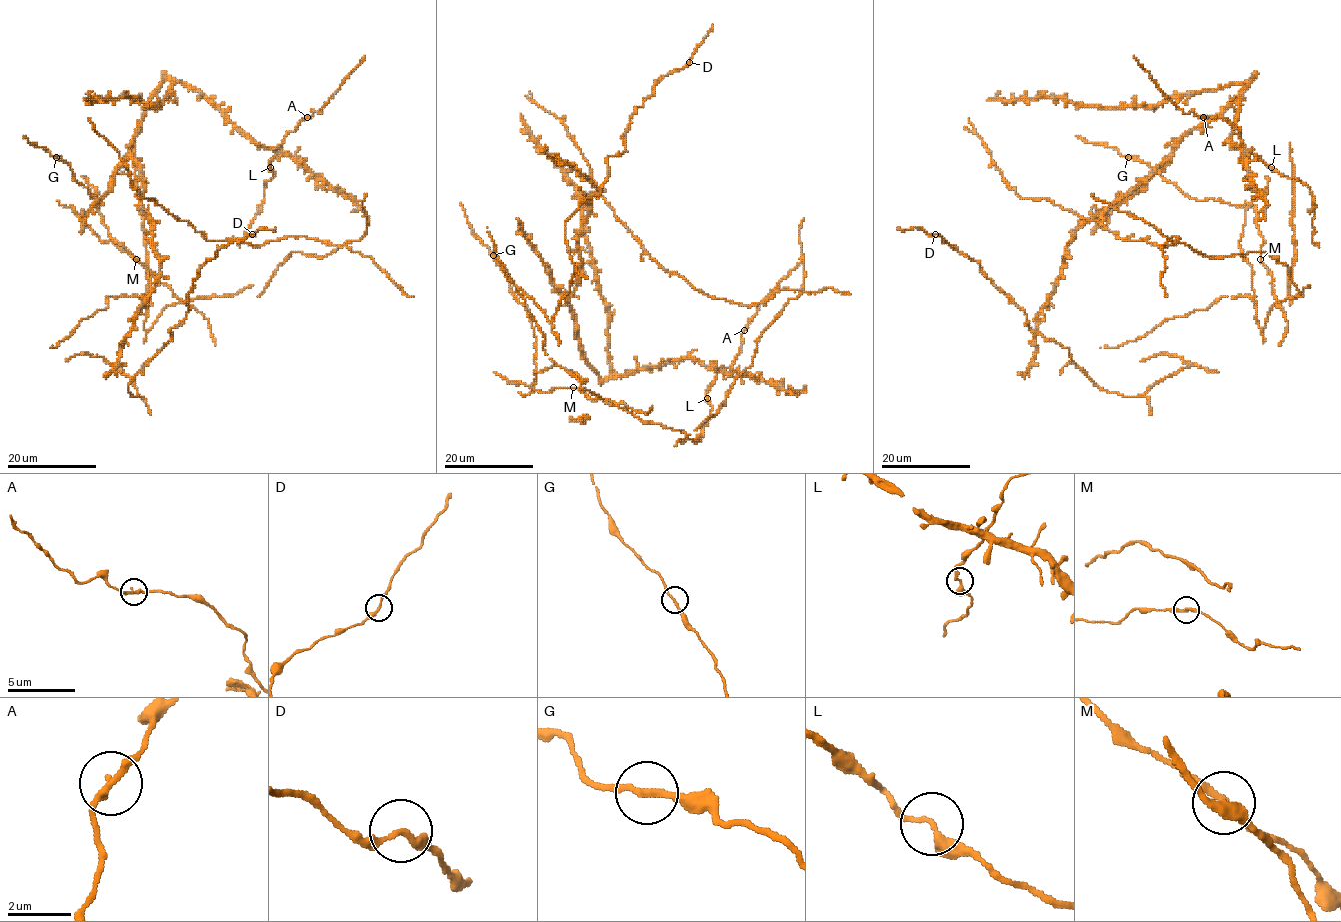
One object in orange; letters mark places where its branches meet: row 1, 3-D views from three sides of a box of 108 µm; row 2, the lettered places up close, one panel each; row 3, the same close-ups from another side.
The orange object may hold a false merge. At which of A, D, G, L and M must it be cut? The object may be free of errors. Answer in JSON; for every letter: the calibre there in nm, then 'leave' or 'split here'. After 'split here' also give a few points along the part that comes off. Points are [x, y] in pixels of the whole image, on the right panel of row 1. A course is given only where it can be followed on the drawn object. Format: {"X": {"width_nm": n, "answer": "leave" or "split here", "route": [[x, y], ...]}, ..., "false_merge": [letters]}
{"A": {"width_nm": 200, "answer": "leave"}, "D": {"width_nm": 220, "answer": "leave"}, "G": {"width_nm": 180, "answer": "leave"}, "L": {"width_nm": 260, "answer": "leave"}, "M": {"width_nm": 220, "answer": "leave"}, "false_merge": []}

